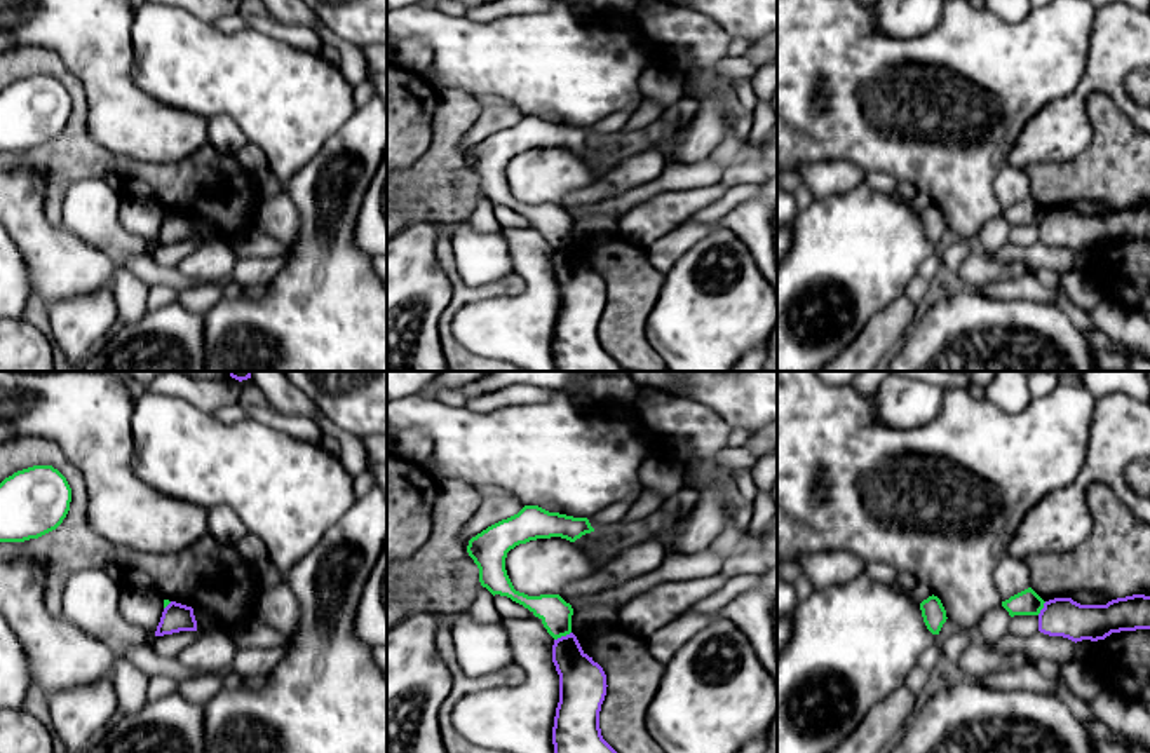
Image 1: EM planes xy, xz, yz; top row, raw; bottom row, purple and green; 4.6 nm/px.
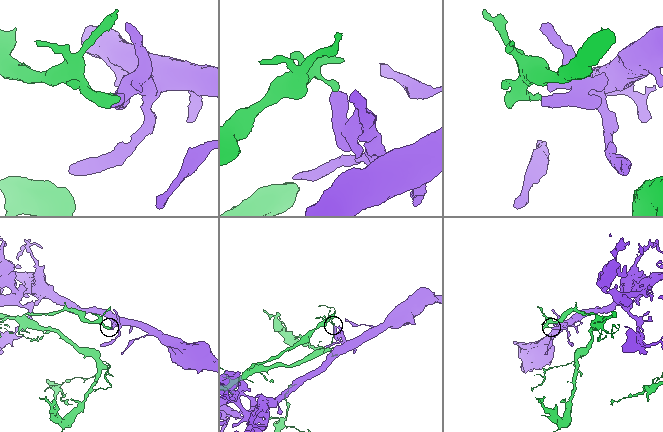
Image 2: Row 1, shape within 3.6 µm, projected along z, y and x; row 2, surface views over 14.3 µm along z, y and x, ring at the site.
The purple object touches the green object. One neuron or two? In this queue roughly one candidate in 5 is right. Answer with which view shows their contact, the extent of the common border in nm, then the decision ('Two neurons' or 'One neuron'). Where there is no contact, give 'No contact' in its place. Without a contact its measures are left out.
Touches purple in xz. Shared border 90 nm. Two neurons

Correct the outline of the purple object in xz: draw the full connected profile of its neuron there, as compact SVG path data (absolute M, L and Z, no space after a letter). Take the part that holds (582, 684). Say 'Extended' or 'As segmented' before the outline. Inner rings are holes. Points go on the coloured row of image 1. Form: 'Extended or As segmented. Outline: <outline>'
As segmented. Outline: M573 633L554 640L552 662L559 675L554 753L617 753L599 729L599 711L608 687L603 668L582 650Z

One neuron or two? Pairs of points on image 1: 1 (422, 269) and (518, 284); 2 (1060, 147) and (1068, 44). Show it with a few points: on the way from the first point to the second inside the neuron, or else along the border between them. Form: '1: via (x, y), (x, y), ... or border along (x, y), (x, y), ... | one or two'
1: border along (441, 232), (436, 243), (436, 258), (453, 284) | two
2: border along (1086, 56), (1077, 86), (1051, 100), (1034, 117) | two

